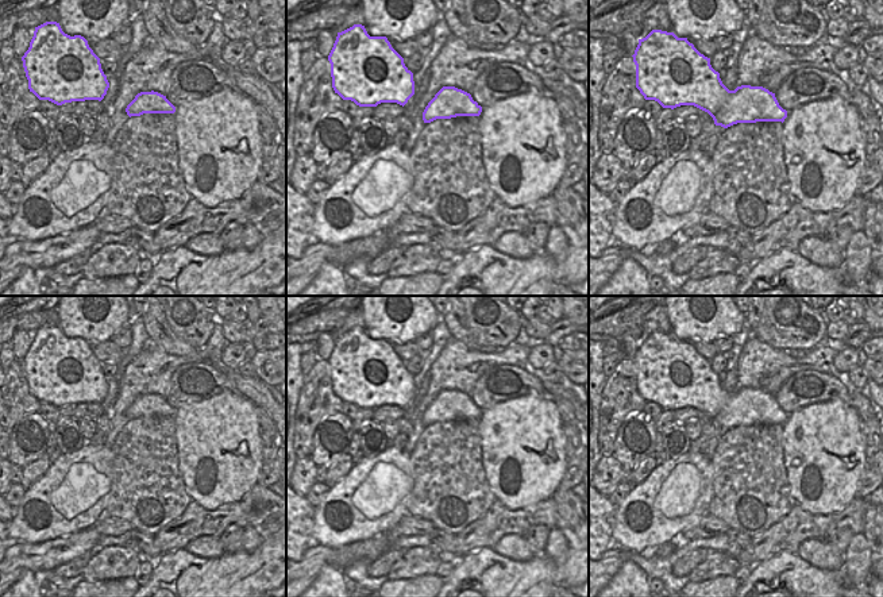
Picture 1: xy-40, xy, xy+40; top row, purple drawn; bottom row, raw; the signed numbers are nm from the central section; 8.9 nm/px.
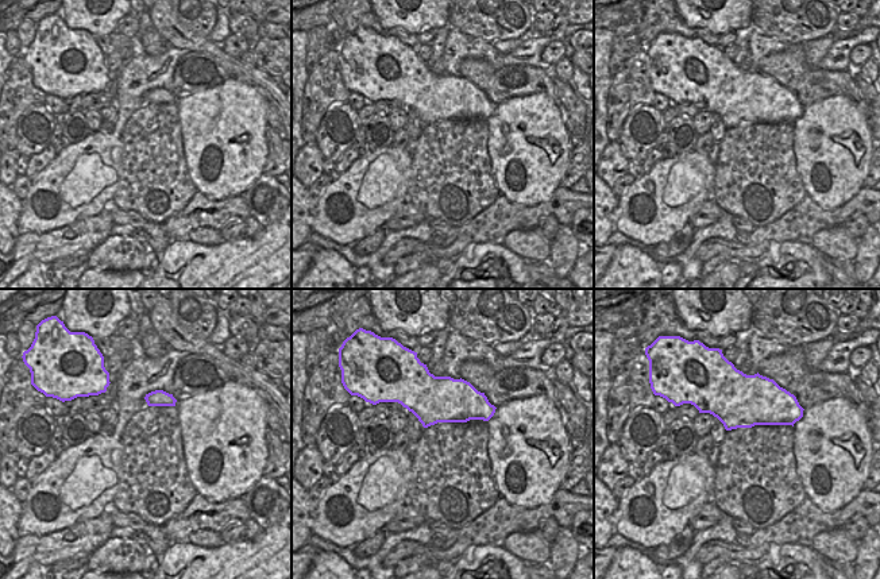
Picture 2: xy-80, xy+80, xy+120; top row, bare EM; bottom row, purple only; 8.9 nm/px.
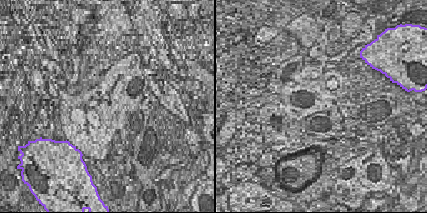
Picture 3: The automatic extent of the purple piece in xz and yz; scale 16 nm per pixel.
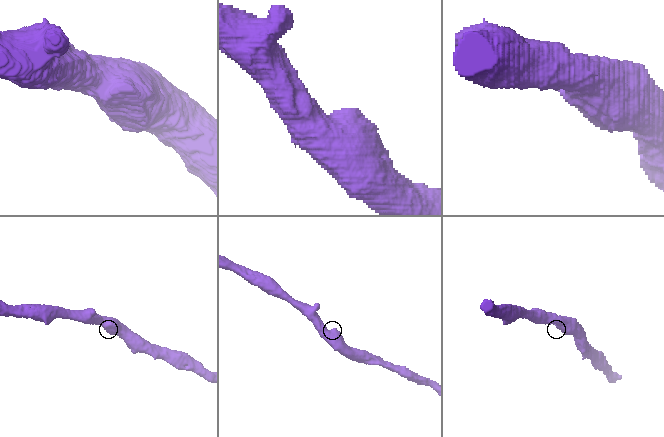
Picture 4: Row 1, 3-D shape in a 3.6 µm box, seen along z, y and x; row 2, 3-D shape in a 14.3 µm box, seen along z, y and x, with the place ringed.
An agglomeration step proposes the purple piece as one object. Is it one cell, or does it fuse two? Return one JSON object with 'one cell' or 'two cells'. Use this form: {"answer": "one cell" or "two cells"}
{"answer": "two cells"}

